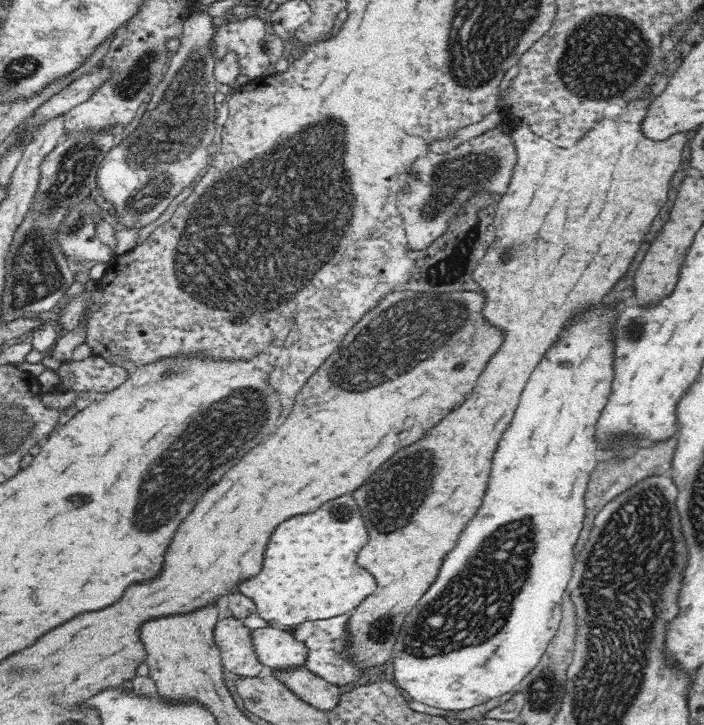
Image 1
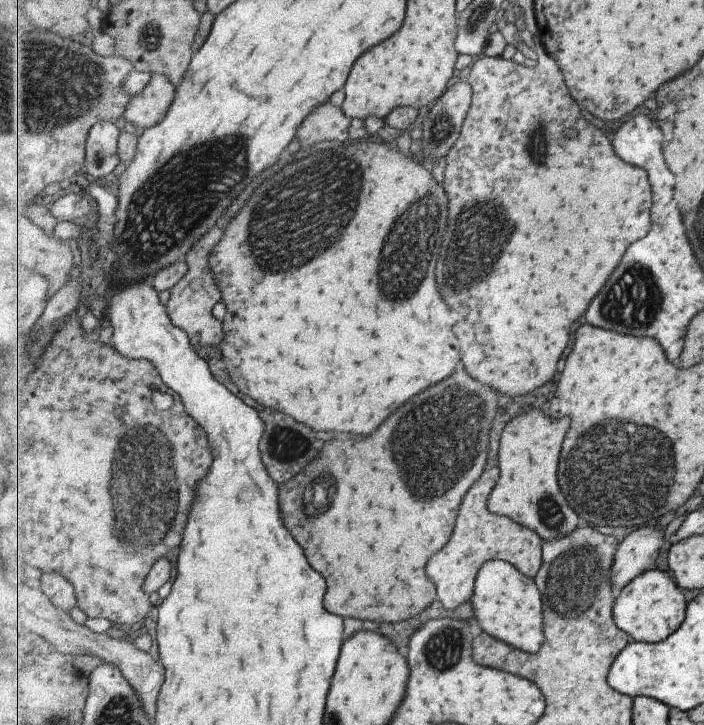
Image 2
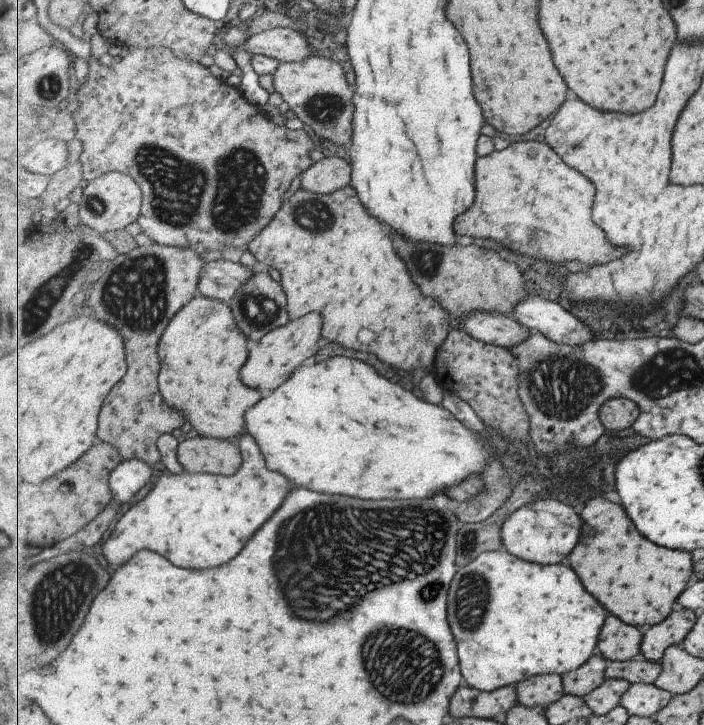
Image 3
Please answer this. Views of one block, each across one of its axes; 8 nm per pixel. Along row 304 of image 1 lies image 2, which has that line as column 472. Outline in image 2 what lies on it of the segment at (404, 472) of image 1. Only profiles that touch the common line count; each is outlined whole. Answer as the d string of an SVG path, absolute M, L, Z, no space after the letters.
M494 466L487 469L475 482L475 488L471 488L471 492L467 492L463 500L463 510L459 514L455 536L443 550L435 552L435 556L431 556L427 564L427 572L431 572L431 578L435 580L435 584L439 584L439 598L443 600L445 608L457 608L463 602L472 600L479 569L487 561L509 561L532 579L539 574L543 562L544 538L535 529L519 524L510 516L495 514L487 506L487 498L490 498L489 494L494 490L499 477L500 467Z

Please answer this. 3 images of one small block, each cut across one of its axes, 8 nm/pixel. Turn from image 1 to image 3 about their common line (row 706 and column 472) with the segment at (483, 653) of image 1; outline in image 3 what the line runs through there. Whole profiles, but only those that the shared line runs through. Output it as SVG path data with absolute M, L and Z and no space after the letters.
M335 356L327 362L319 362L313 366L301 366L299 372L295 371L295 376L291 380L286 380L287 384L281 384L273 392L263 393L262 399L247 412L246 430L258 442L259 448L263 450L268 467L280 472L286 476L293 486L305 486L311 490L327 492L327 494L349 494L349 496L359 496L359 498L373 498L373 500L383 500L383 498L429 498L437 492L446 492L447 487L462 485L462 482L471 473L477 473L479 476L485 468L487 461L493 455L499 455L505 462L512 463L511 448L507 448L493 429L488 428L488 438L469 430L449 409L435 404L429 404L422 397L417 398L415 394L403 390L403 386L389 382L387 378L379 376L377 370L361 360L351 360L347 356Z

